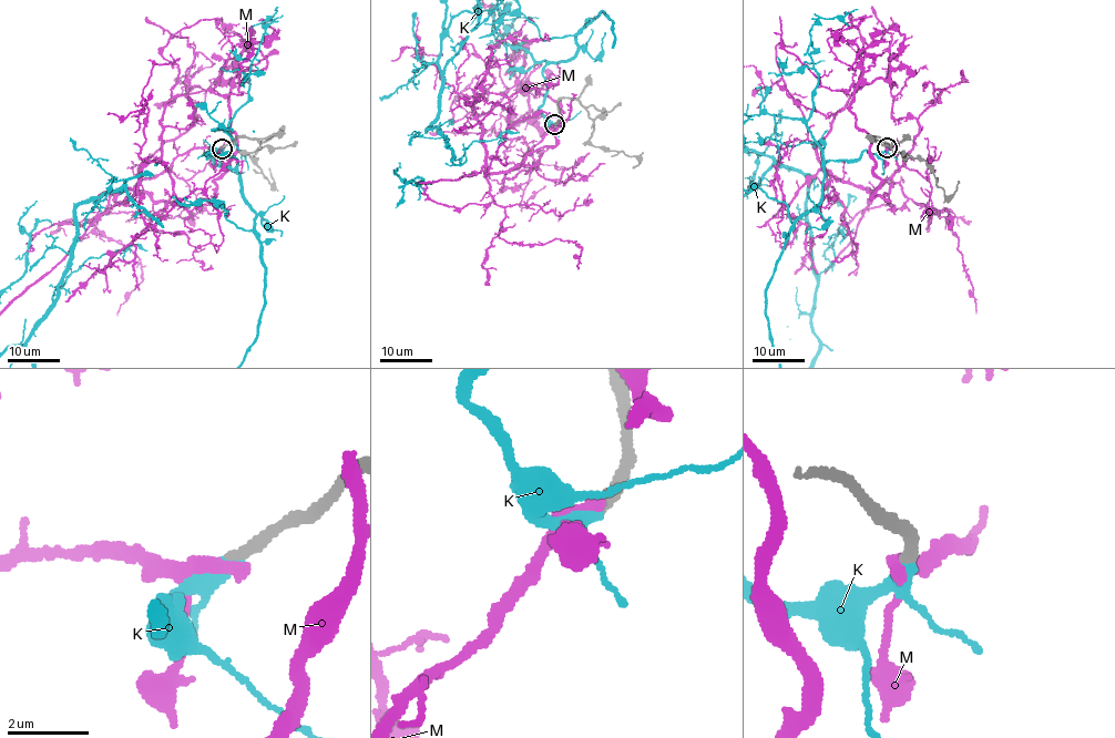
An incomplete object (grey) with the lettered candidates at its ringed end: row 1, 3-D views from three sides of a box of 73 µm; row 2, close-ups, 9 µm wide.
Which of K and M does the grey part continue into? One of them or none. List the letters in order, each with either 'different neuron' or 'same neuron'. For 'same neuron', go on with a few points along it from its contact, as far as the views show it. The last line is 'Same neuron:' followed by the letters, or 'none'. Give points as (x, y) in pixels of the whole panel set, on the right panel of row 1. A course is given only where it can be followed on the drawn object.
K: same neuron
M: different neuron
Same neuron: K

